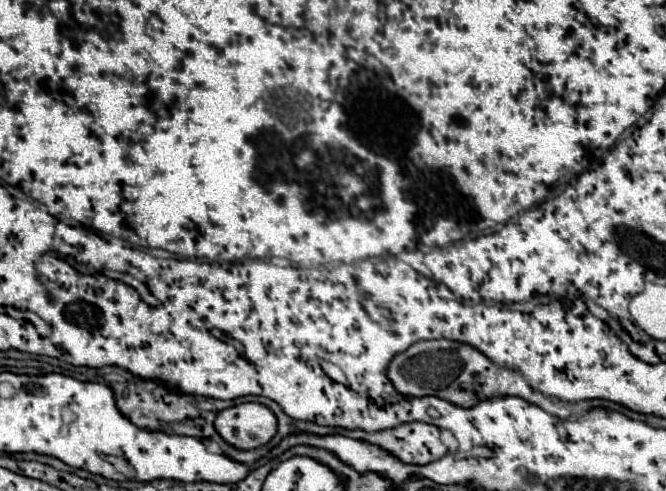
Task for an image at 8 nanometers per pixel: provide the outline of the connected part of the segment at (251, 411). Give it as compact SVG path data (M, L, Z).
M240 403L216 415L216 431L238 449L254 449L276 435L276 415L262 403Z

